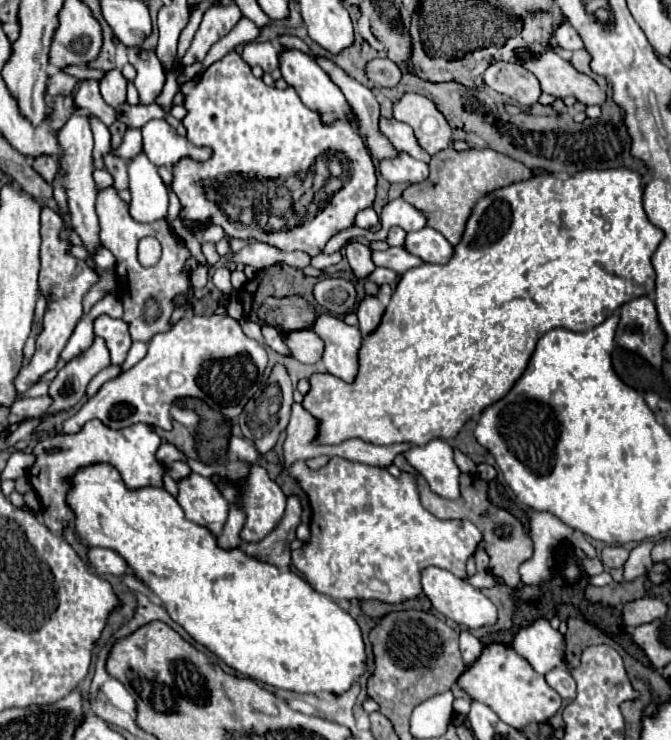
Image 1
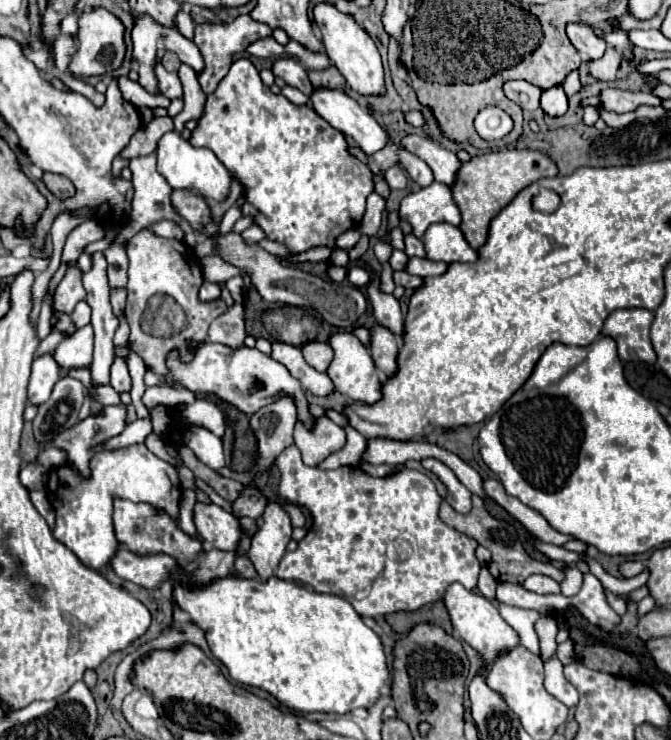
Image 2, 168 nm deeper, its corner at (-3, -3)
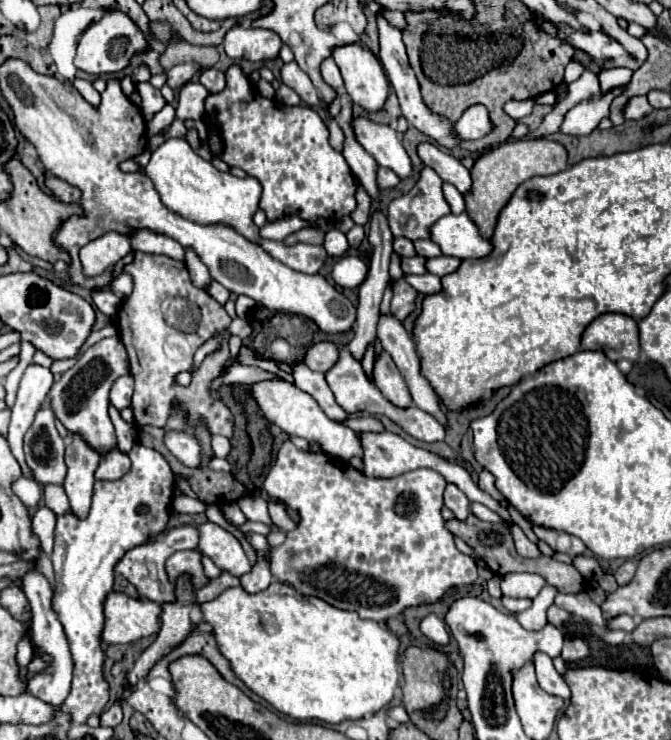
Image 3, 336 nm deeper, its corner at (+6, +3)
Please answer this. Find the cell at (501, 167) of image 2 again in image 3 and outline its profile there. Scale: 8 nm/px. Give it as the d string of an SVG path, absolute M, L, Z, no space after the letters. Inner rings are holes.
M516 140L482 154L472 168L472 192L466 196L466 212L478 224L484 238L492 238L500 210L506 206L514 190L534 176L550 176L568 168L568 152L554 140Z

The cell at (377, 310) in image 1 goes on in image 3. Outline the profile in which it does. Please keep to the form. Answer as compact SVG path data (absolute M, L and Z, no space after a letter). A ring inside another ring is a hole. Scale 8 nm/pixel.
M382 352L374 364L374 384L384 394L384 398L398 408L410 408L412 396L408 392L408 386L404 384L404 378L396 364L392 364L392 358Z

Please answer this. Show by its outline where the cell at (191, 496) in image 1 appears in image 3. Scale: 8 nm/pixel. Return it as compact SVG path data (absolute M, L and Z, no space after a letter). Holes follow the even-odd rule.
M204 522L200 528L200 552L208 556L222 572L228 572L236 578L250 572L250 562L240 546L240 542L220 526Z

